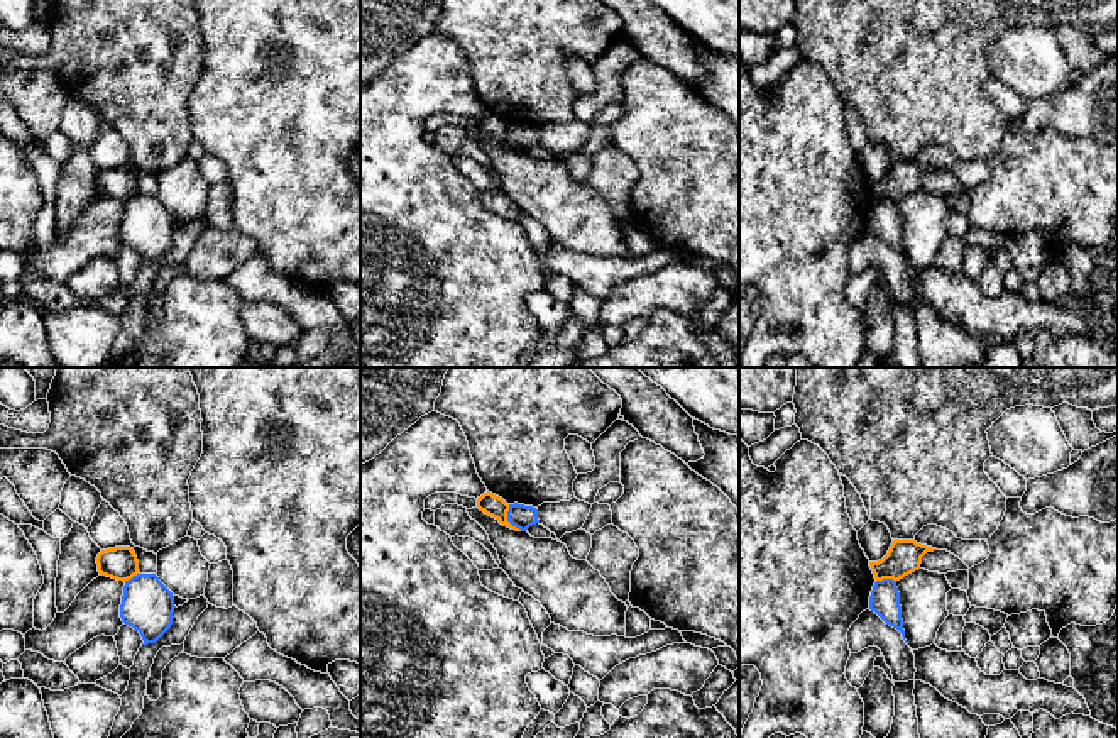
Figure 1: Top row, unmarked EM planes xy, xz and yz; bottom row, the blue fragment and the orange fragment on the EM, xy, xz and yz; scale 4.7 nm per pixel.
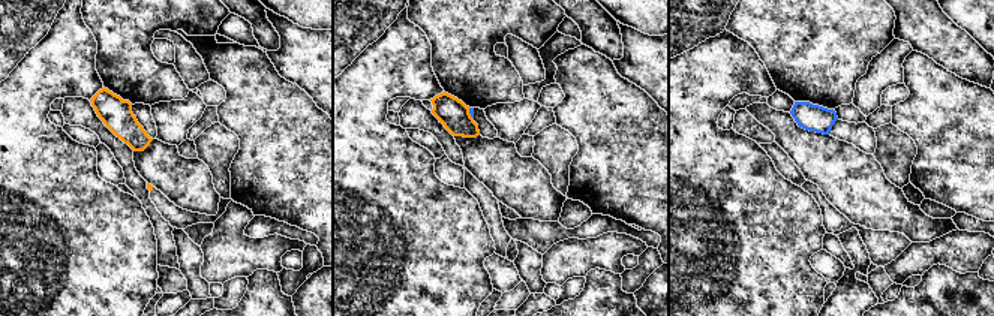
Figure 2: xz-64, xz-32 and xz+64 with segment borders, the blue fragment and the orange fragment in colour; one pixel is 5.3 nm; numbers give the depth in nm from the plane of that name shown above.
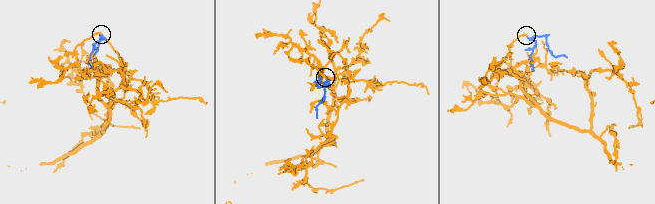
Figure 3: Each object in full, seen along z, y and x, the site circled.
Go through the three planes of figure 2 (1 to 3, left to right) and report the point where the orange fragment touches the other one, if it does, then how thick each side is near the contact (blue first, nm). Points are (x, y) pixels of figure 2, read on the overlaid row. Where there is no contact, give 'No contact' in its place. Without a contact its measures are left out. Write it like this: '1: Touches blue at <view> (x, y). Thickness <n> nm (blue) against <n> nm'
1: No contact
2: Touches blue at xz-32 (470, 113). Thickness 30 nm (blue) against 160 nm
3: No contact

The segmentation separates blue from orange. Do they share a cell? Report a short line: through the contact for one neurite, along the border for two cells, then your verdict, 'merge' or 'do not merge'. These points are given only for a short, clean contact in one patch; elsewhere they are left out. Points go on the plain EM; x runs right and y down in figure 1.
line xz (508, 126), (508, 141), (521, 151); do not merge

